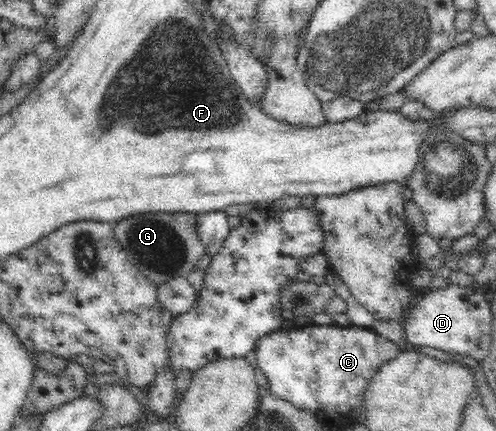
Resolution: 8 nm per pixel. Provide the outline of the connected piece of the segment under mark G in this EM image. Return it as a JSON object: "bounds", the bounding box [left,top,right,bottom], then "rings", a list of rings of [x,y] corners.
{"bounds":[112,212,204,284],"rings":[[[144,212],[112,223],[119,245],[130,262],[153,284],[166,284],[177,277],[186,277],[204,259],[204,241],[198,231],[198,213]]]}

